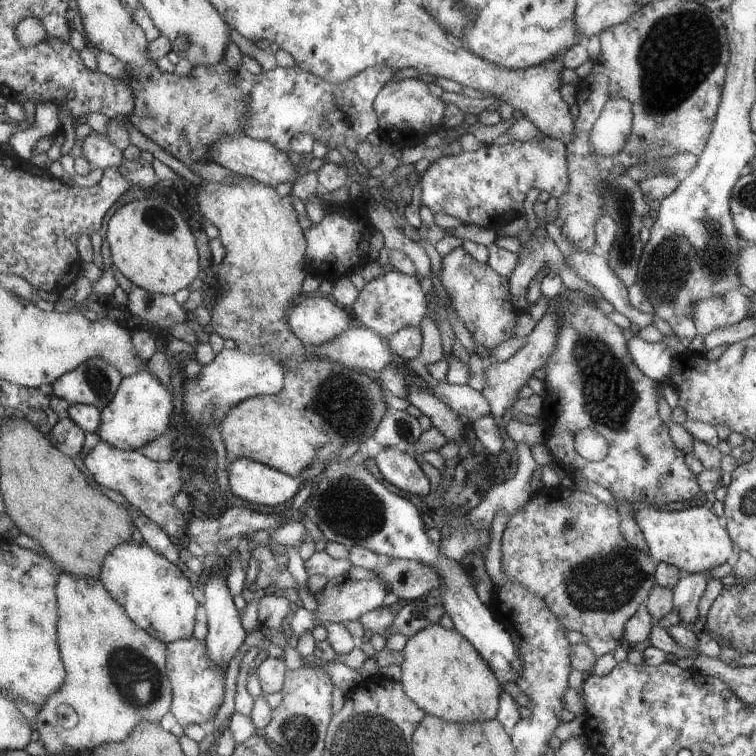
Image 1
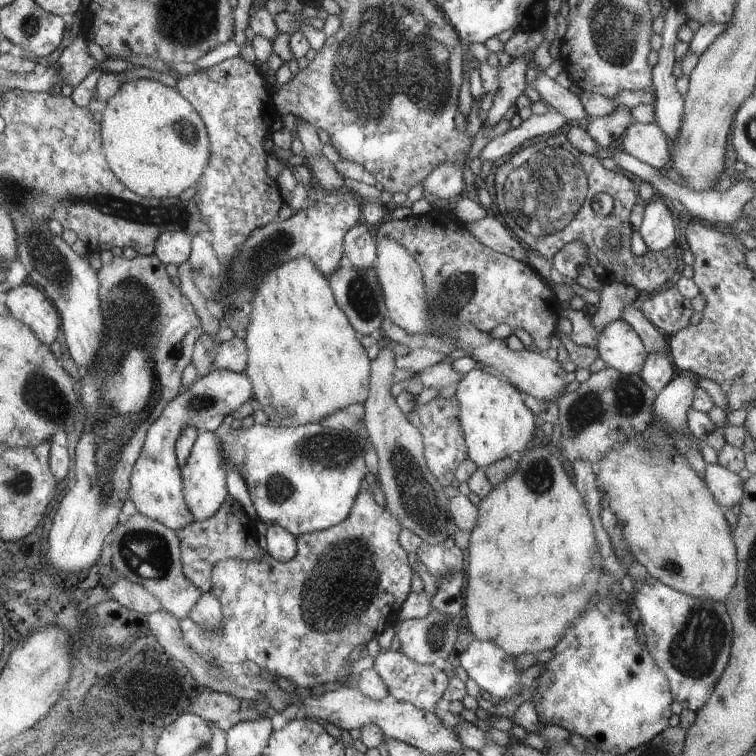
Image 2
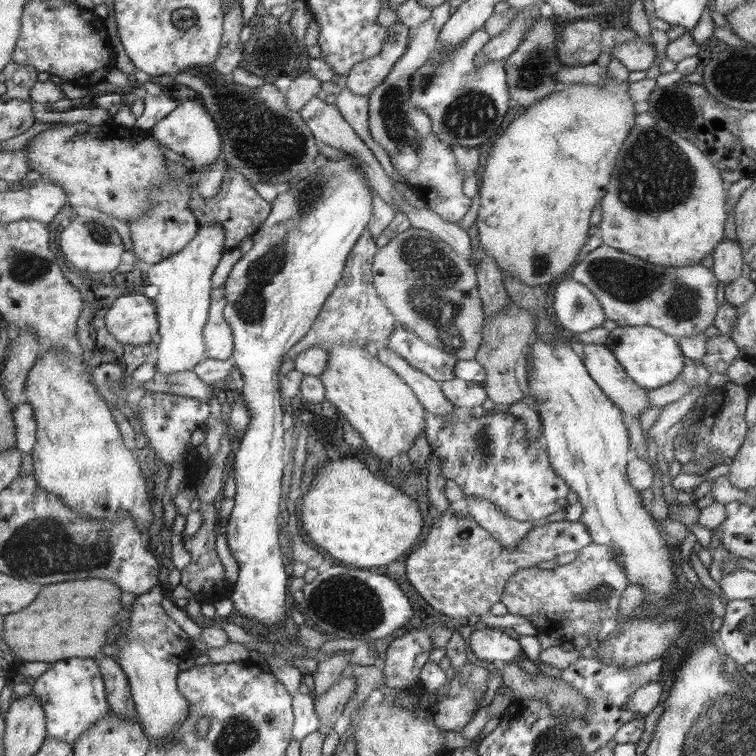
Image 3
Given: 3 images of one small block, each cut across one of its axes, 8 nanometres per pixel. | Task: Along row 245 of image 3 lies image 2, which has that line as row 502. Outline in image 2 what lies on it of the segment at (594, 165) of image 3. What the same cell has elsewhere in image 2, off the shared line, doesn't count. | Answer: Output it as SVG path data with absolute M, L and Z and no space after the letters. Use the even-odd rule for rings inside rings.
M536 443L536 446L532 446L532 450L525 451L518 459L518 468L516 472L506 478L504 482L500 482L498 486L494 486L492 492L488 494L484 500L481 500L478 505L478 522L472 529L469 538L469 547L466 550L466 560L468 561L468 588L466 588L466 600L464 600L464 610L466 618L468 619L469 630L473 634L473 638L476 640L499 643L501 647L504 647L508 654L518 657L520 654L537 654L542 650L548 650L555 648L556 644L560 642L560 638L567 634L568 628L580 618L586 614L588 606L591 604L592 596L596 594L596 590L599 588L600 564L602 564L602 556L600 556L600 548L598 548L598 542L596 542L596 536L594 536L594 526L592 526L592 520L588 516L588 510L586 510L586 504L580 496L580 492L576 490L576 486L572 484L569 472L566 472L566 466L562 466L562 460L558 458L558 449L552 448L552 444L540 444Z

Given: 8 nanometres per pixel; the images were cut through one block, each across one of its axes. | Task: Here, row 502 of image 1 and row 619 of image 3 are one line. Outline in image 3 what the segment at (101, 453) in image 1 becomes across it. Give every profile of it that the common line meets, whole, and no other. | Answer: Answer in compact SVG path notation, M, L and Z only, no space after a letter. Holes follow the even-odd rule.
M156 586L152 591L136 595L134 603L127 607L130 611L128 637L117 639L116 642L119 646L118 664L131 685L131 695L137 708L137 722L143 725L143 731L151 744L173 736L173 731L187 720L191 712L191 704L178 685L180 670L176 662L182 662L182 658L191 658L190 642L188 634L160 606L166 589Z

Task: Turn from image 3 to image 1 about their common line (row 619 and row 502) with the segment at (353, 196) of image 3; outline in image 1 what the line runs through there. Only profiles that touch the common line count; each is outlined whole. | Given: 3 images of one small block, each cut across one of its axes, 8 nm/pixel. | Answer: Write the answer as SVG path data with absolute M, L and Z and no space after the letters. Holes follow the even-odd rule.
M238 458L227 468L231 492L243 502L278 506L288 502L300 488L300 478L284 474L250 458Z

